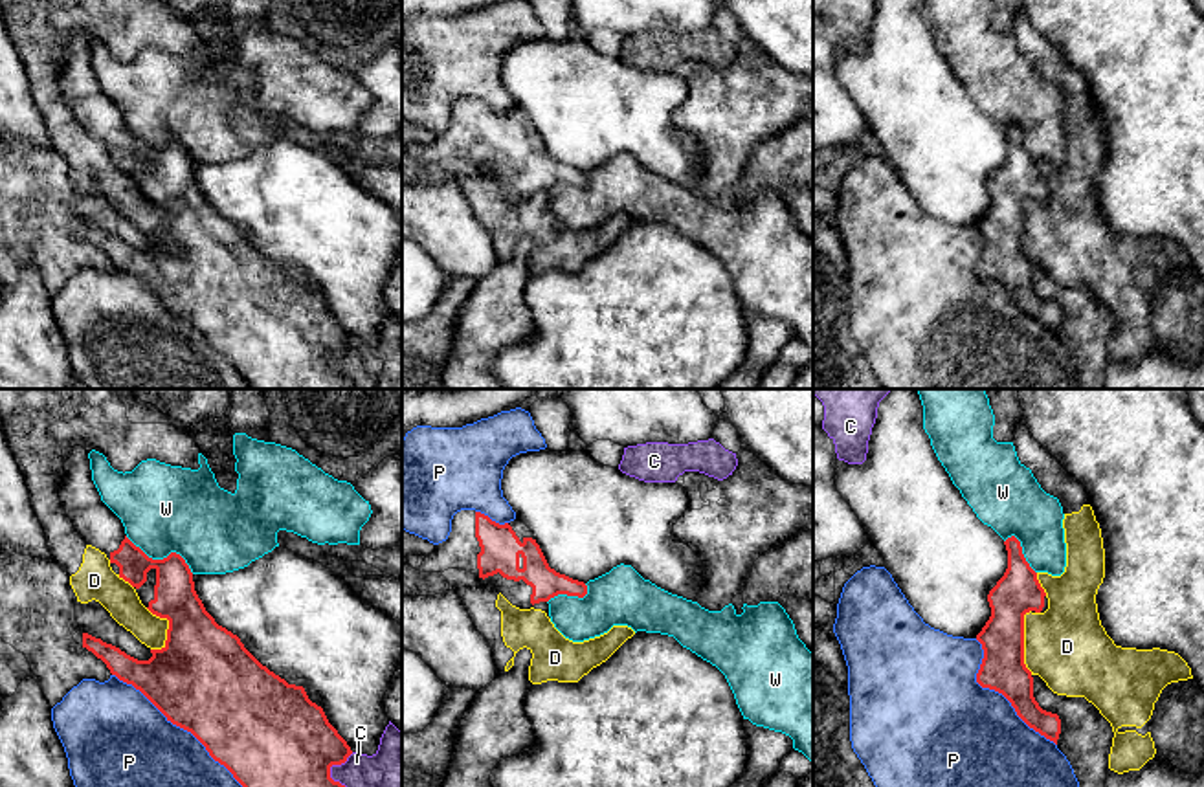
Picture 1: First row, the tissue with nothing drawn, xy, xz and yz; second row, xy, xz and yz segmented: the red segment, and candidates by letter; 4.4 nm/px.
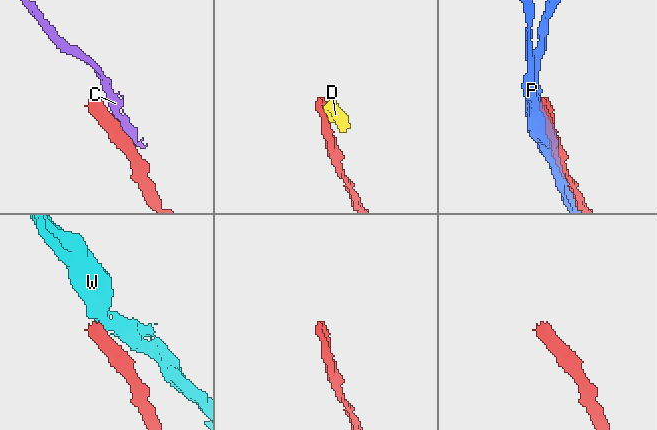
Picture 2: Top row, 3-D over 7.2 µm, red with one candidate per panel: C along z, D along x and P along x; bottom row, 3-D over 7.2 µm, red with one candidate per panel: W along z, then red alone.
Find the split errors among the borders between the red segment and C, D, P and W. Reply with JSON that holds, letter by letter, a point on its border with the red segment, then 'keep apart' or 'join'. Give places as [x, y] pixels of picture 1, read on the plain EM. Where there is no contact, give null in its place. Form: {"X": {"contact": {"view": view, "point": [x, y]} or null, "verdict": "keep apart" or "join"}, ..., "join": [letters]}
{"C": {"contact": {"view": "xy", "point": [329, 364]}, "verdict": "keep apart"}, "D": {"contact": {"view": "yz", "point": [1023, 232]}, "verdict": "keep apart"}, "P": {"contact": {"view": "xy", "point": [186, 318]}, "verdict": "keep apart"}, "W": {"contact": {"view": "xy", "point": [164, 147]}, "verdict": "keep apart"}, "join": []}

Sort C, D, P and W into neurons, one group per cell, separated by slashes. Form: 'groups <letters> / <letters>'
groups C / D / P / W

